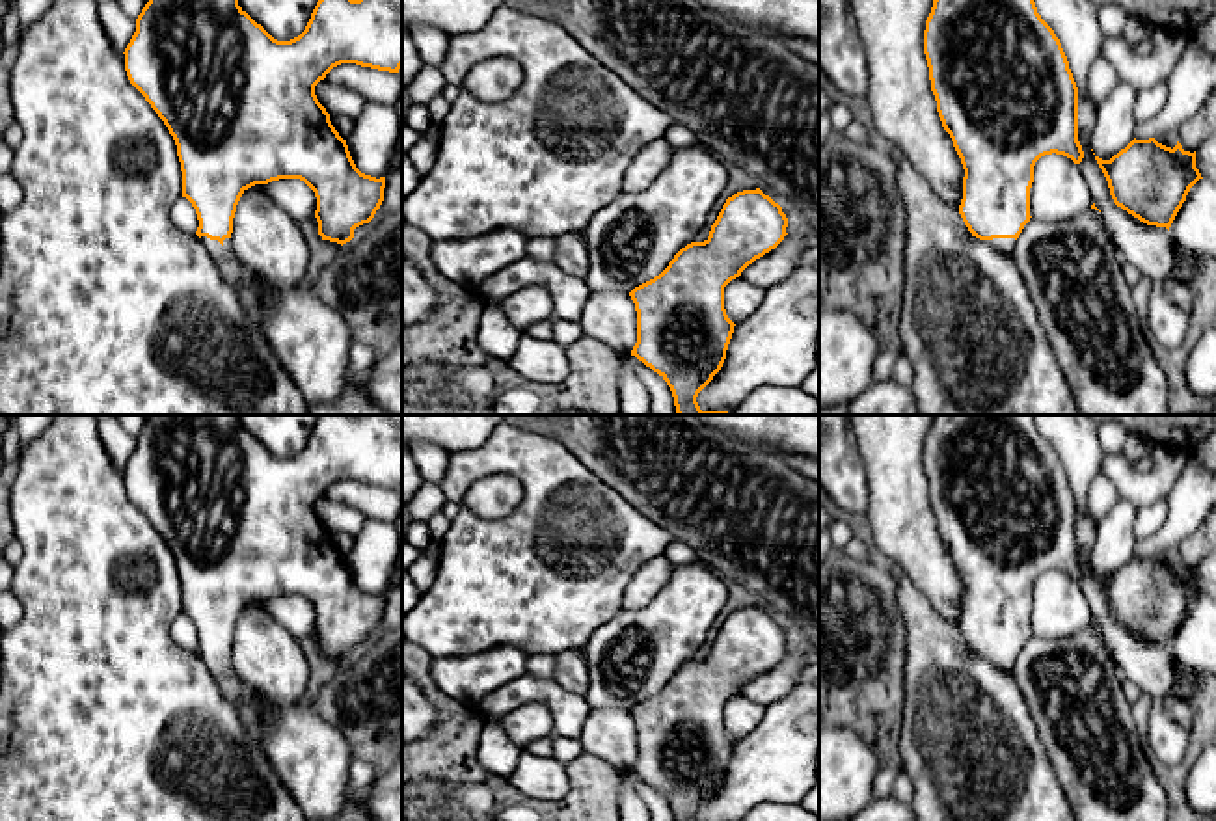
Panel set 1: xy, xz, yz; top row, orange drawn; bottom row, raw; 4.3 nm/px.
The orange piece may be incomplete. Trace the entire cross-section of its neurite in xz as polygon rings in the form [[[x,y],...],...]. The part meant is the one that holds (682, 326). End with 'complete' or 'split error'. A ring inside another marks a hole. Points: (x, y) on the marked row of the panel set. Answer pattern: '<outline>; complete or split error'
[[[760,188],[734,194],[723,205],[709,236],[704,242],[691,242],[682,248],[669,266],[654,279],[635,287],[629,296],[637,311],[637,343],[631,350],[639,361],[657,372],[672,391],[678,415],[726,415],[728,411],[702,411],[696,397],[721,370],[734,333],[734,322],[724,309],[724,287],[741,276],[756,259],[775,249],[784,236],[788,218],[782,207]]]; complete

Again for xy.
[[[149,0],[123,54],[130,84],[175,140],[182,197],[199,220],[196,235],[233,287],[250,279],[231,259],[231,233],[236,205],[255,184],[304,181],[317,197],[318,235],[341,246],[374,218],[385,177],[356,168],[315,86],[341,63],[399,73],[402,0],[318,0],[305,30],[290,41],[274,39],[238,0]]]; split error

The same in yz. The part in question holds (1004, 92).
[[[933,0],[924,54],[939,117],[965,169],[959,214],[972,236],[1013,253],[1032,218],[1035,162],[1052,153],[1074,164],[1084,158],[1078,87],[1061,43],[1034,0]]]; split error

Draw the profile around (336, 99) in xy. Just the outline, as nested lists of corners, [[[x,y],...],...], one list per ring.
[[[326,78],[315,86],[315,95],[328,114],[358,119],[365,106],[365,99],[346,87],[335,86]]]

